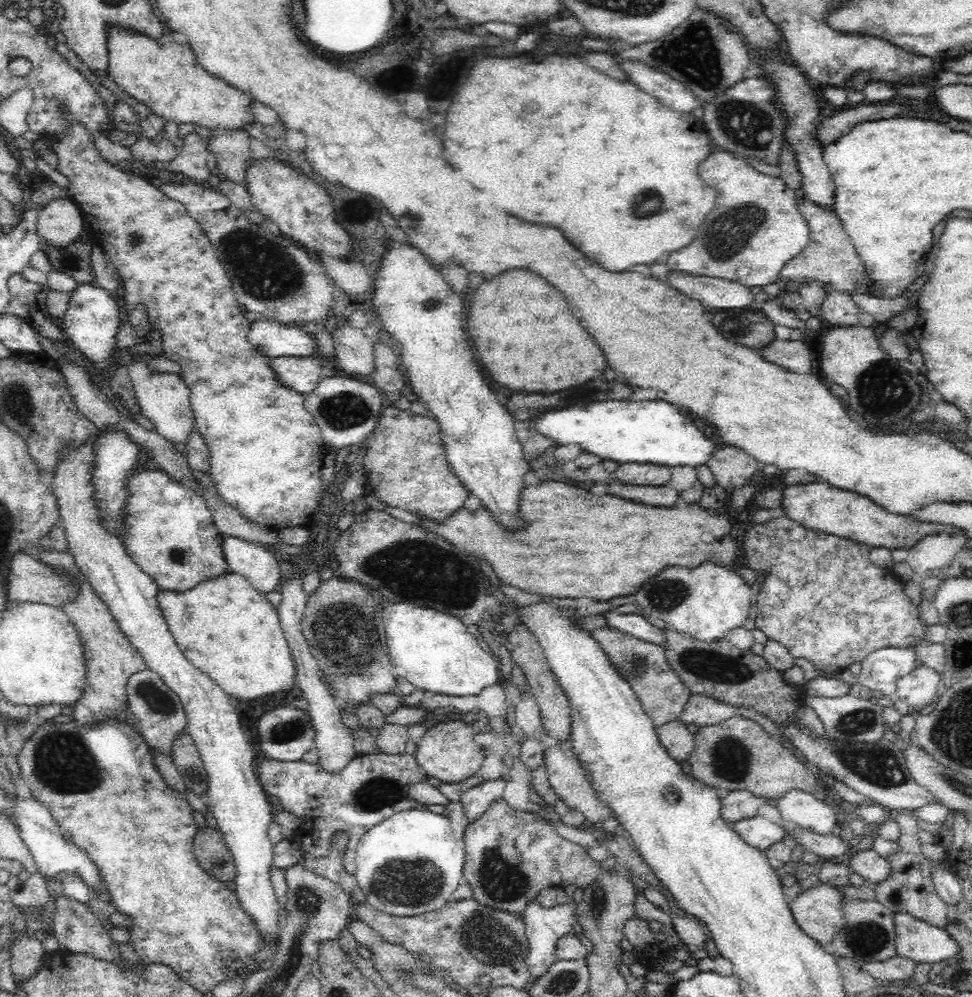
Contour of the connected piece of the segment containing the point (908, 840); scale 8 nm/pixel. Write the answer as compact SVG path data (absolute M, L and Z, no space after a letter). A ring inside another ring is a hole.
M907 811L897 816L901 835L896 843L898 848L884 857L890 866L890 875L880 883L870 884L876 894L875 901L894 913L908 913L928 925L943 928L947 924L948 908L933 886L933 863L922 853L922 841L918 836L920 830L916 819Z

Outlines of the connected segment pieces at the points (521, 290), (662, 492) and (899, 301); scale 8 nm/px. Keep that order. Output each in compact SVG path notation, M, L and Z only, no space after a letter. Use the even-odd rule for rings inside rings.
M528 269L508 270L490 282L484 282L476 288L474 298L470 300L470 310L466 318L468 334L474 340L480 362L486 366L490 376L516 392L558 392L568 386L584 384L606 370L606 360L602 350L590 340L588 332L568 310L568 302L558 296L558 290L550 286L539 274Z
M618 479L610 482L610 494L620 496L632 502L642 502L646 506L674 506L678 500L678 491L664 486L624 486Z
M854 292L850 299L856 303L859 310L871 315L877 323L887 322L893 315L906 313L910 308L907 299L901 296L896 298L882 298L867 292Z

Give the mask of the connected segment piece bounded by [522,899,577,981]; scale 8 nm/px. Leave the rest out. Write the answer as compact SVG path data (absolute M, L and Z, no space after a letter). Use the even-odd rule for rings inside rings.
M536 899L527 903L522 916L526 937L530 941L529 956L526 957L530 981L542 976L555 961L556 942L566 934L576 933L576 908L577 903L573 900L568 904L567 910L560 906L542 907Z

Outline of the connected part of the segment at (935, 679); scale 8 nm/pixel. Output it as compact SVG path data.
M916 668L898 680L895 697L906 702L913 713L925 713L934 705L940 679L935 670Z

